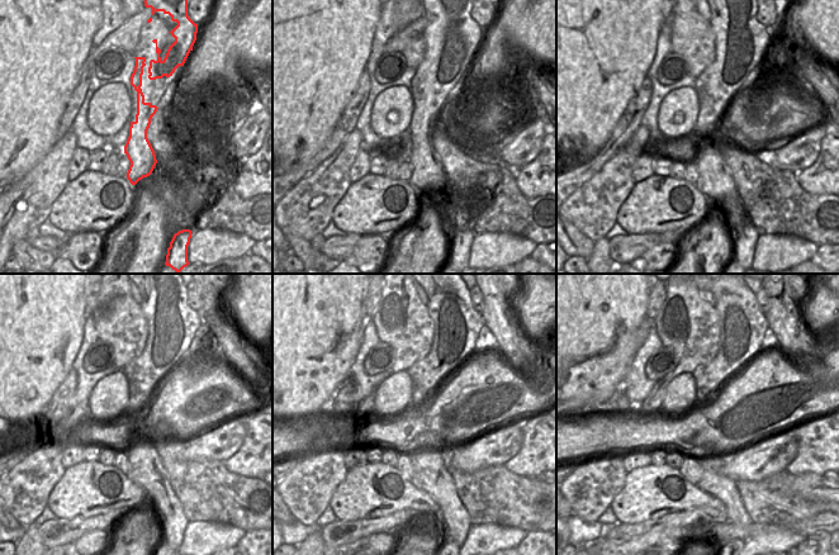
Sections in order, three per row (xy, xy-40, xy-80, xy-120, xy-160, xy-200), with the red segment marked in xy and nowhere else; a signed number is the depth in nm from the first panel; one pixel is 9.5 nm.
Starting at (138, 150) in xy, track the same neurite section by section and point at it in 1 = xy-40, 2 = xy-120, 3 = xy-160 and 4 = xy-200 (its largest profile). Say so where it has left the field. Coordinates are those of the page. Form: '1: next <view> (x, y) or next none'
1: next xy-40 (429, 172)
2: next xy-120 (146, 469)
3: next xy-160 (430, 474)
4: next xy-200 (721, 487)

